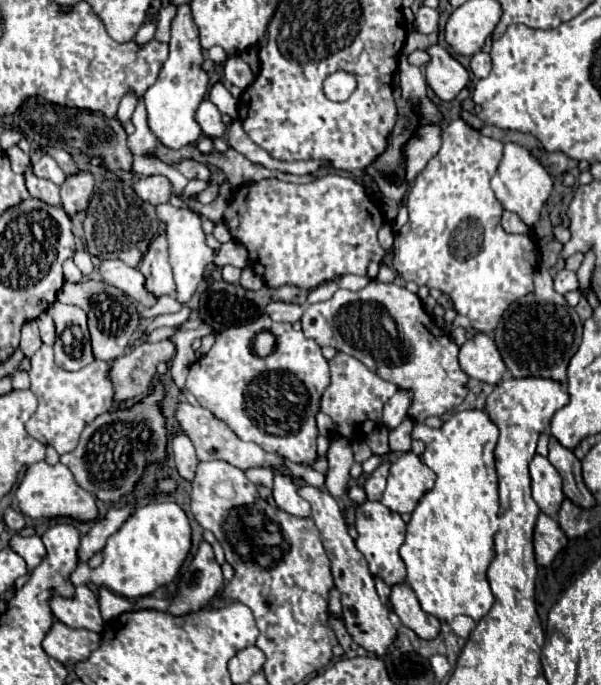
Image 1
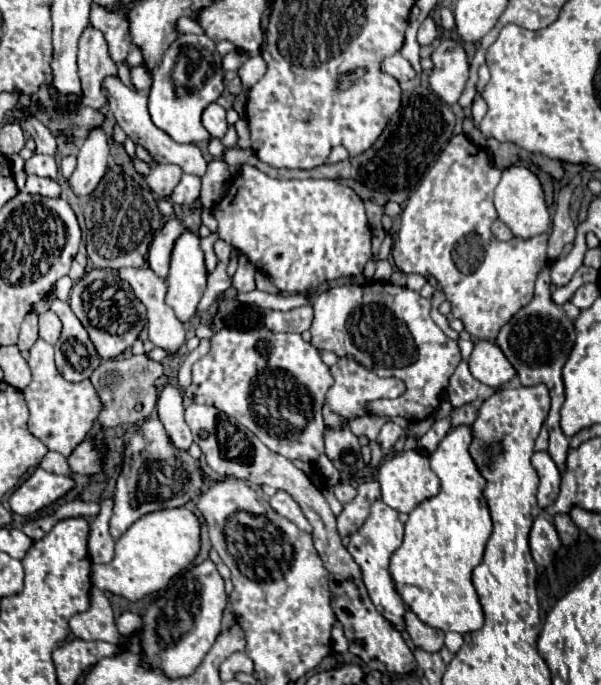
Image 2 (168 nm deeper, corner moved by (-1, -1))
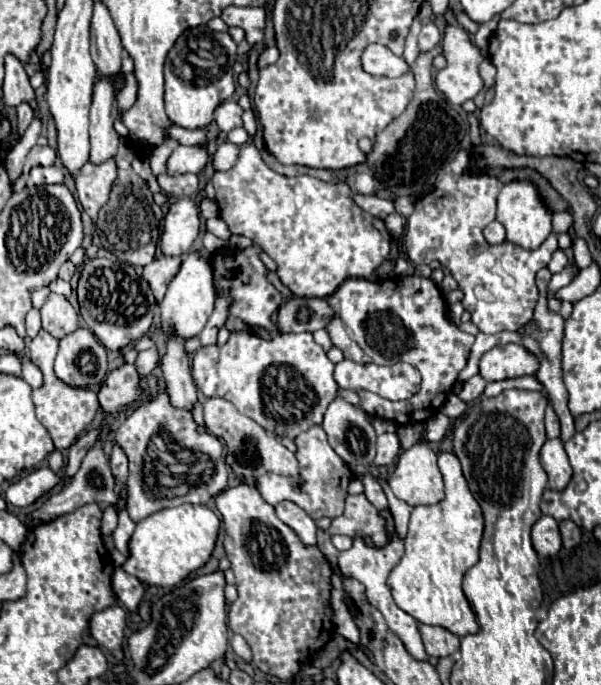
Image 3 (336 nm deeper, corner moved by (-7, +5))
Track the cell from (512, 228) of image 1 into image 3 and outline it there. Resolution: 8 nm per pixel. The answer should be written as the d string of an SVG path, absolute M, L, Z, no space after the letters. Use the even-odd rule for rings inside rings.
M497 220L491 222L491 224L483 230L483 236L485 236L485 240L487 240L491 246L505 242L505 230L503 230L503 226L499 226Z

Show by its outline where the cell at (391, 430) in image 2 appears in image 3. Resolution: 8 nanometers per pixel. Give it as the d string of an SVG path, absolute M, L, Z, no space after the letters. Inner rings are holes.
M381 434L377 438L377 456L373 460L375 466L389 466L401 452L397 434Z

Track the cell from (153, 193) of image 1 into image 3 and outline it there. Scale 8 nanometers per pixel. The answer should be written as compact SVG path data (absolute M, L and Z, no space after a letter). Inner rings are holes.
M207 144L205 146L177 146L167 162L167 174L187 174L201 172L209 162Z

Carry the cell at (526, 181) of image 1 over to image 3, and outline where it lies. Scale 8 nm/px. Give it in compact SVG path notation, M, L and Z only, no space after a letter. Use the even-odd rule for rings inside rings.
M509 182L497 196L497 222L505 226L507 242L525 250L537 250L547 240L551 234L551 214L533 182Z

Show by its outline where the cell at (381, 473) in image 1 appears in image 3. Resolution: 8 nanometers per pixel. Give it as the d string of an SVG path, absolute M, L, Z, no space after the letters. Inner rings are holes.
M365 494L347 496L345 512L331 522L327 532L329 534L345 534L349 538L369 538L377 548L381 548L389 542L385 518L365 498Z

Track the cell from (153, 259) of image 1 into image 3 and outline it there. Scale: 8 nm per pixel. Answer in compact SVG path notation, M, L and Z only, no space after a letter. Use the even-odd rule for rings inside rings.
M177 198L165 216L161 250L167 256L185 254L199 234L199 206L193 198Z

